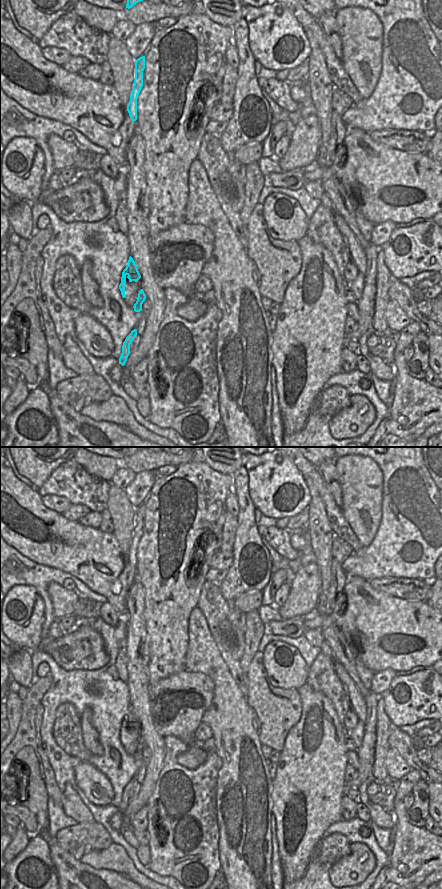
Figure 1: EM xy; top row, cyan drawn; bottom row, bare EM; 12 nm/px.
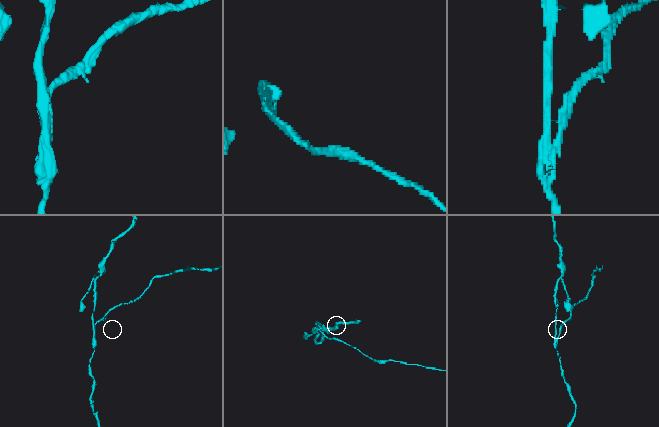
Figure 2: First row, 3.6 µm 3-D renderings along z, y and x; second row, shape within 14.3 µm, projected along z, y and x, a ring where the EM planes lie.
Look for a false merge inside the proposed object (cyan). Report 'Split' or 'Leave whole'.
Split

